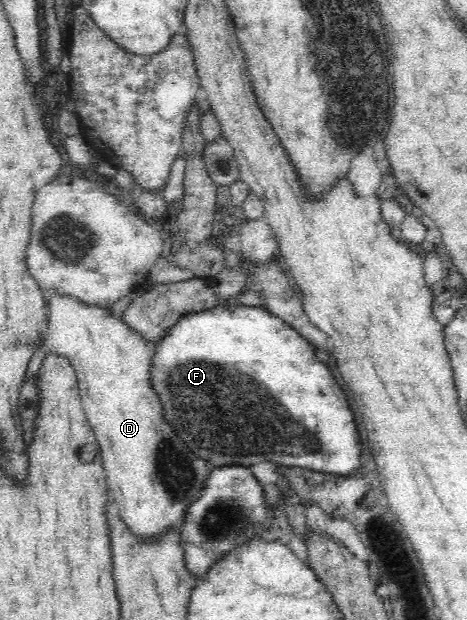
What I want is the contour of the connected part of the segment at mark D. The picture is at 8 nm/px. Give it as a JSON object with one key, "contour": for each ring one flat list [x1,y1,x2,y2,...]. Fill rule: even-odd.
{"contour":[[59,295,46,297,46,300,48,299,49,310,51,310,51,313,49,313,48,316,47,333,45,333,45,336,43,337,43,347,39,348,39,350,34,353,34,357,27,367,25,382,36,378,36,373,39,371,41,361,43,361,45,355,49,355,51,352,57,352,58,355,67,357,76,371,82,409,84,410,85,416,87,417,87,420,92,427,92,431,96,435,96,440,98,441,98,447,102,457,102,466,106,473,106,485,109,486,111,493,113,493,113,501,116,505,118,518,124,523,126,530,129,531,131,535,134,535,140,543,157,543,157,541,161,541,161,537,163,537,165,533,169,533,169,531,179,532,181,525,183,525,183,521,185,521,185,517,187,517,187,511,189,511,191,503,197,501,197,499,204,493,212,465,201,456,193,454,192,451,187,448,187,444,183,442,183,439,177,437,175,426,173,426,172,421,168,419,163,404,161,404,159,392,157,392,152,385,151,367,153,354,150,345,146,343,136,331,125,327,120,318,115,317,109,308,95,308,94,306,81,303,71,297,61,297]]}

